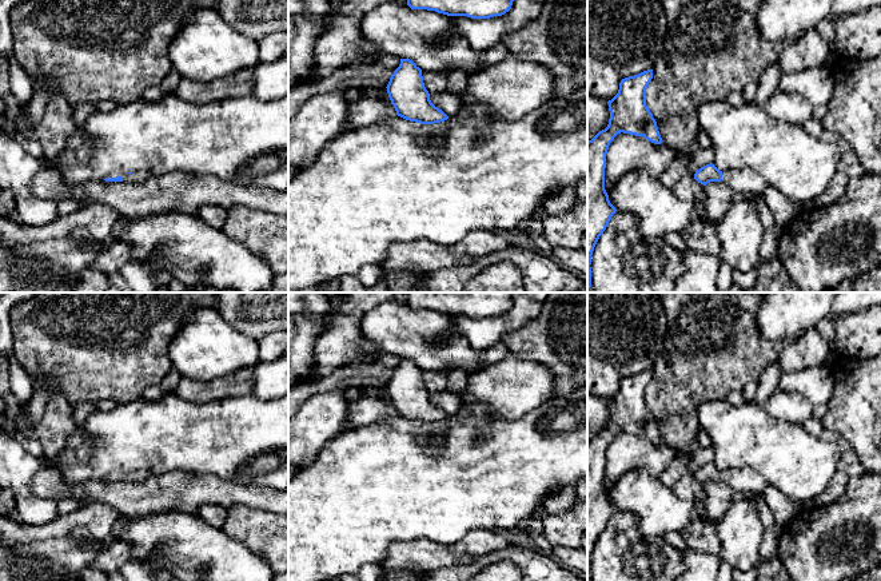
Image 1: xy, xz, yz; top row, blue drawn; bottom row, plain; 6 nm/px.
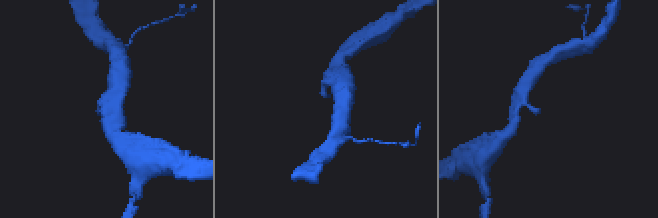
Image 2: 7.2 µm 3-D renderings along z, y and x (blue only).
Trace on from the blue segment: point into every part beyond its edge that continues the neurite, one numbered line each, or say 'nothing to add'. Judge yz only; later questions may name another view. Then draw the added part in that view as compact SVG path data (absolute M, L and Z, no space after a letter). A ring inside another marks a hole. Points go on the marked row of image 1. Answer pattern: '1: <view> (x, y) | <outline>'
1: yz (742, 180) | M730 168L722 171L722 183L730 187L734 194L757 194L769 187L766 180L752 168Z

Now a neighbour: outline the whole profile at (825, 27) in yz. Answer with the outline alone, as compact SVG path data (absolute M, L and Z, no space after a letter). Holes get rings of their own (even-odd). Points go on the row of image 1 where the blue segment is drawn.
M832 16L824 17L817 25L816 31L820 36L828 41L832 47L836 43L834 24Z

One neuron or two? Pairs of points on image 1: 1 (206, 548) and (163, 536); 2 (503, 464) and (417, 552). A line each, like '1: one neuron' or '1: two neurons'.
1: one neuron
2: two neurons

